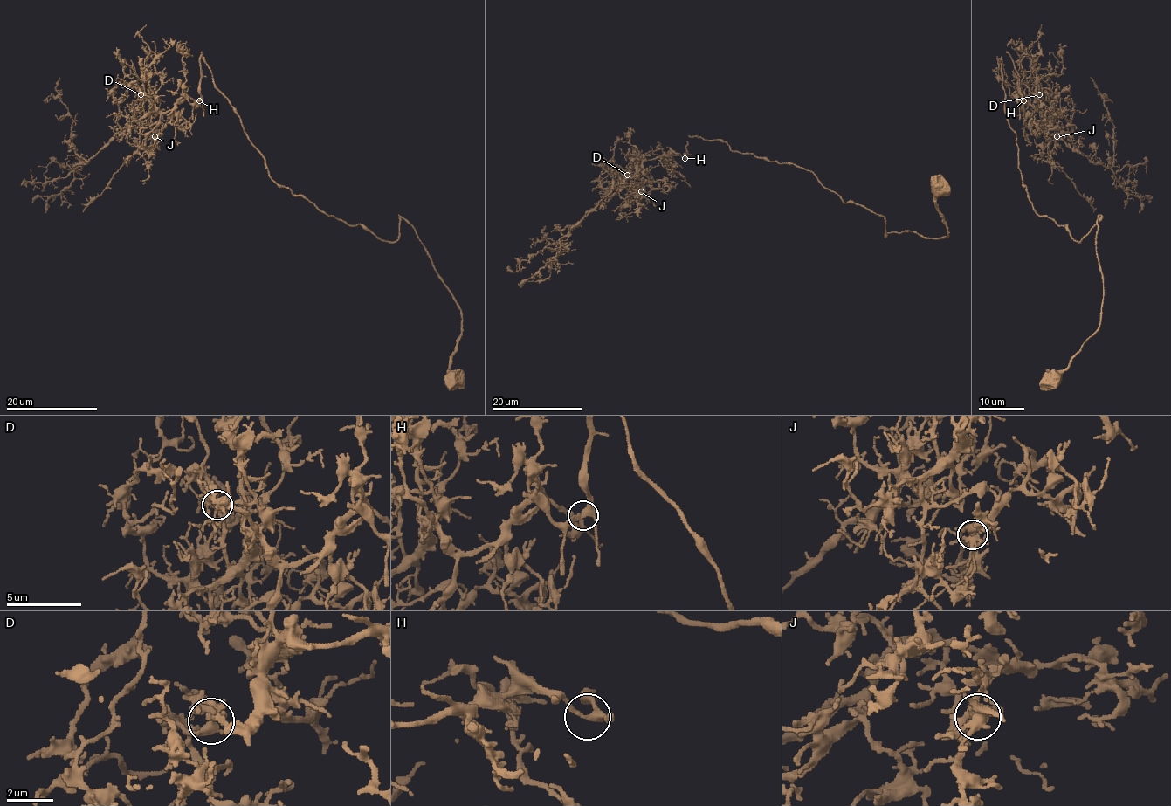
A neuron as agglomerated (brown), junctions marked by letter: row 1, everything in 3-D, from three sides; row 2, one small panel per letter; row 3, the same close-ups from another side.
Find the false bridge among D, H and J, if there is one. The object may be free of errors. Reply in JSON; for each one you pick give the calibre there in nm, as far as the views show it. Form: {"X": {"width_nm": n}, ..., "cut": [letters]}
{"cut": []}

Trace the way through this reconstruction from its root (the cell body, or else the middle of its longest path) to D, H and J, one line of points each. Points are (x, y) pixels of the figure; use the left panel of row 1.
D: (451, 379), (461, 310), (408, 222), (385, 241), (280, 187), (202, 52), (199, 99), (146, 113), (141, 94)
H: (451, 379), (461, 310), (416, 230), (402, 218), (400, 237), (385, 241), (280, 187), (202, 52), (199, 101)
J: (451, 379), (461, 310), (416, 230), (385, 241), (280, 187), (202, 52), (200, 99), (154, 103), (154, 136)

